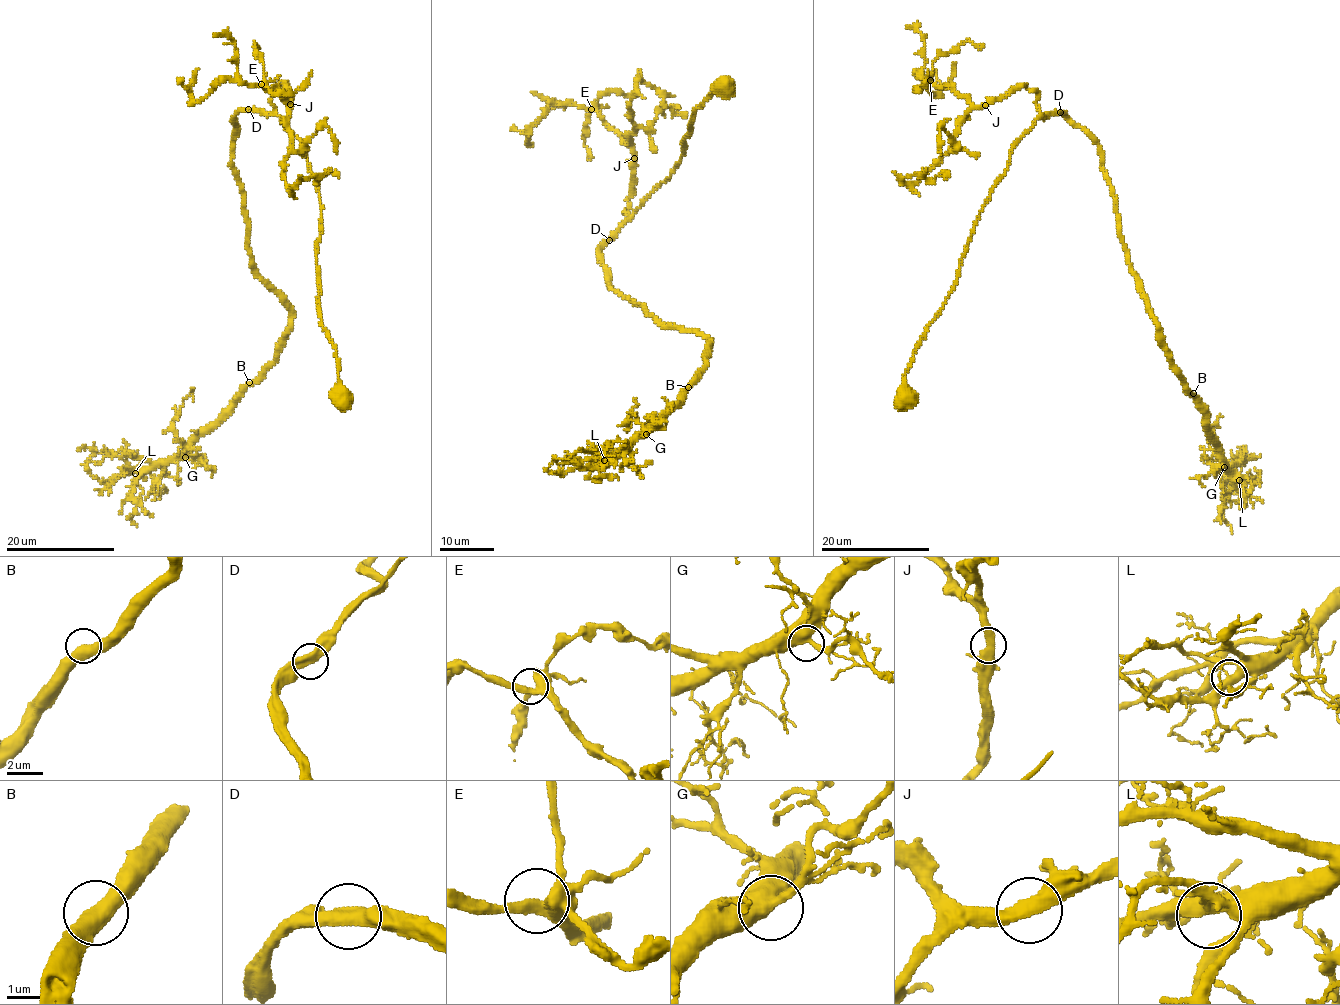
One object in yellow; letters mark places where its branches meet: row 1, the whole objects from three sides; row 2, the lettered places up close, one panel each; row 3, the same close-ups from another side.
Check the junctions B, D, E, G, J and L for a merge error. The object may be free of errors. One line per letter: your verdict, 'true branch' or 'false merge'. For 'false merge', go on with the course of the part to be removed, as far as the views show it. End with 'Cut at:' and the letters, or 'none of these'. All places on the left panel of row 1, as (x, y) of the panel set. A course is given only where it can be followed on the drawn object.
B: true branch
D: true branch
E: true branch
G: true branch
J: true branch
L: true branch
Cut at: none of these

